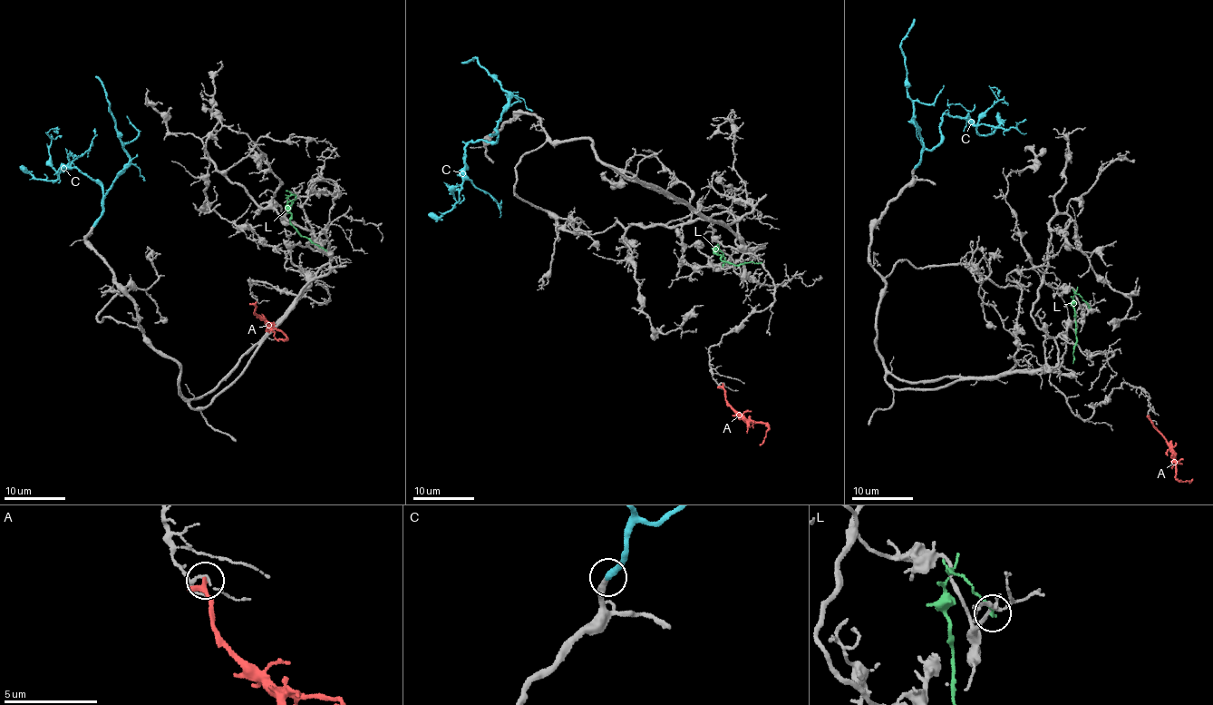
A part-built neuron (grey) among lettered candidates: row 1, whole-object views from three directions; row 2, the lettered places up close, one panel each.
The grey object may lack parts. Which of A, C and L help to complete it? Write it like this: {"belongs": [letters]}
{"belongs": ["C"]}

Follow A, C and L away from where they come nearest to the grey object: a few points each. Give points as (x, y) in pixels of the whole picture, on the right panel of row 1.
A: (1148, 416), (1169, 447), (1177, 478), (1184, 482), (1192, 478)
C: (915, 168), (921, 159), (923, 146), (907, 93), (901, 43), (914, 19)
L: (1089, 307), (1074, 292), (1072, 307), (1076, 339), (1073, 364)

